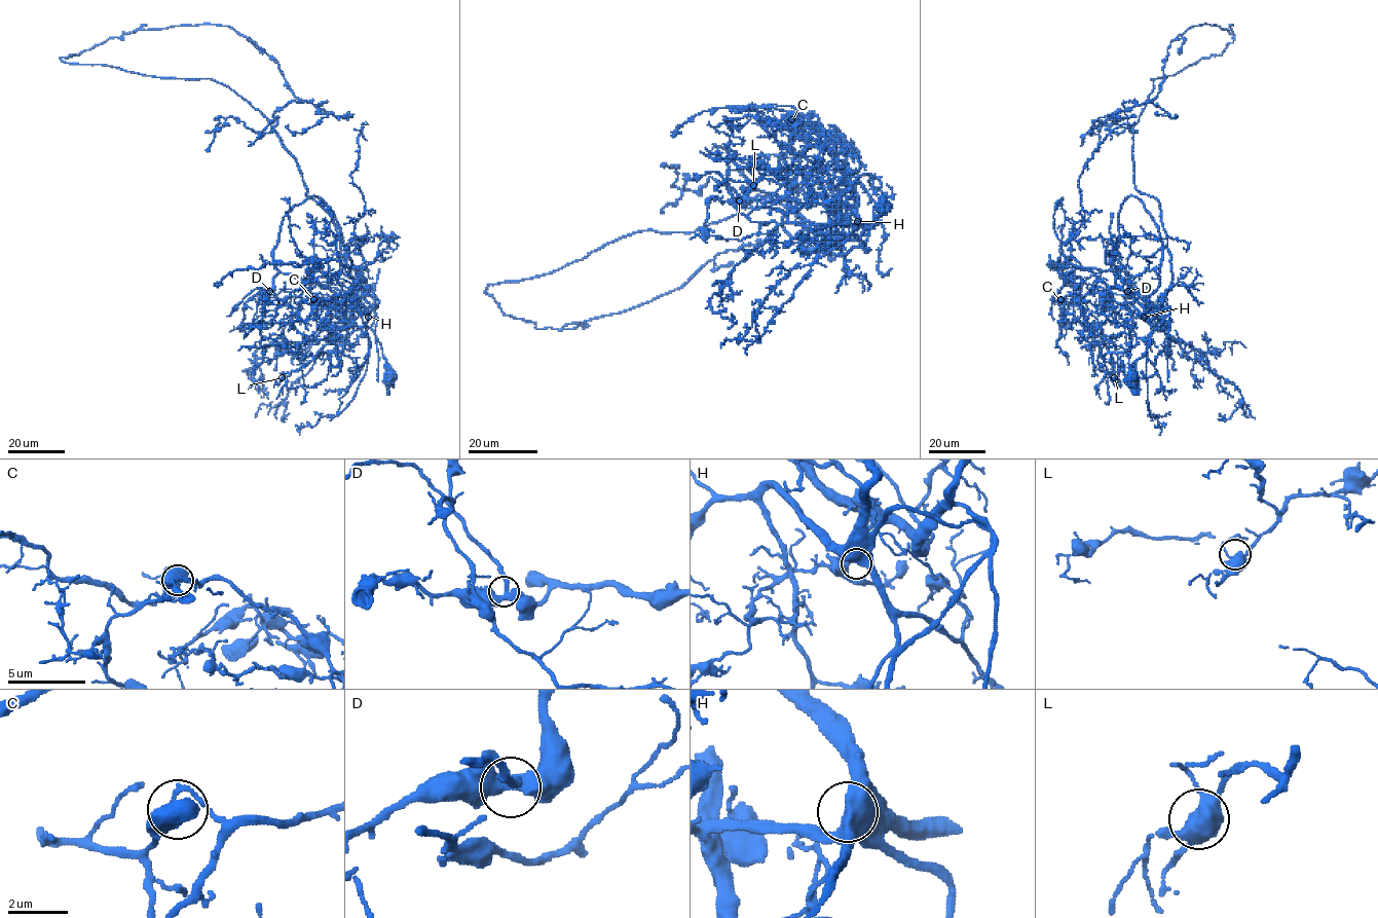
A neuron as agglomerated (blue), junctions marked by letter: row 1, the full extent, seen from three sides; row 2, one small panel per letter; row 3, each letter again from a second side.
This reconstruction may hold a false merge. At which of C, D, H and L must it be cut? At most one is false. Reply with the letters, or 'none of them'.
C

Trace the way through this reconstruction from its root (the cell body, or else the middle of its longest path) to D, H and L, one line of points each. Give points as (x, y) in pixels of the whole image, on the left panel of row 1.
D: (389, 379), (371, 329), (373, 307), (359, 314), (360, 300), (339, 285), (290, 274), (278, 273), (269, 291)
H: (389, 379), (385, 378), (382, 349), (371, 329), (373, 308), (378, 306), (368, 317)
L: (389, 379), (371, 329), (371, 305), (363, 314), (352, 311), (342, 351), (317, 356), (282, 377)

